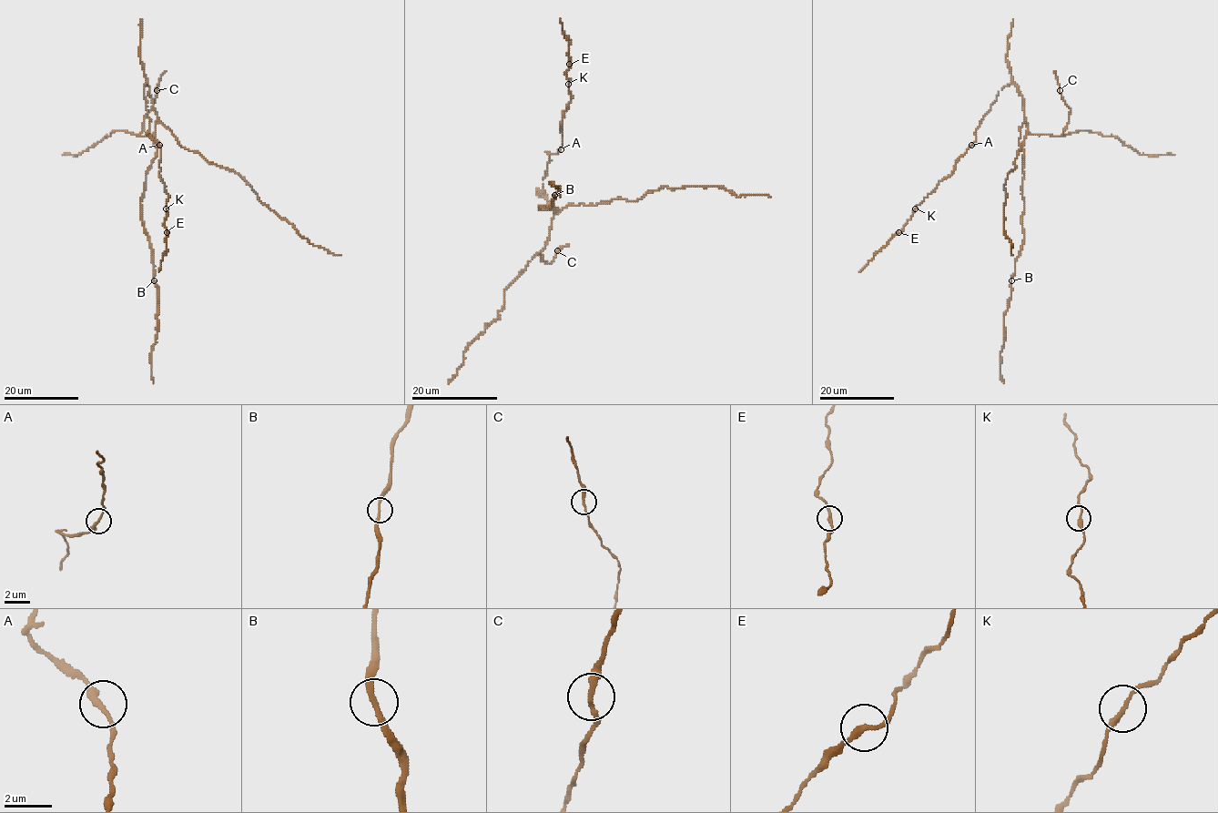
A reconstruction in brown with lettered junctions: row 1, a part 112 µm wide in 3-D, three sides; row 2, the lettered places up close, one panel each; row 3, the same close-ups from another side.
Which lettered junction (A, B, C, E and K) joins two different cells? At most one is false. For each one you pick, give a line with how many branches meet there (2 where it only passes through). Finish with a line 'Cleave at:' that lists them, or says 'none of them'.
Cleave at: none of them

